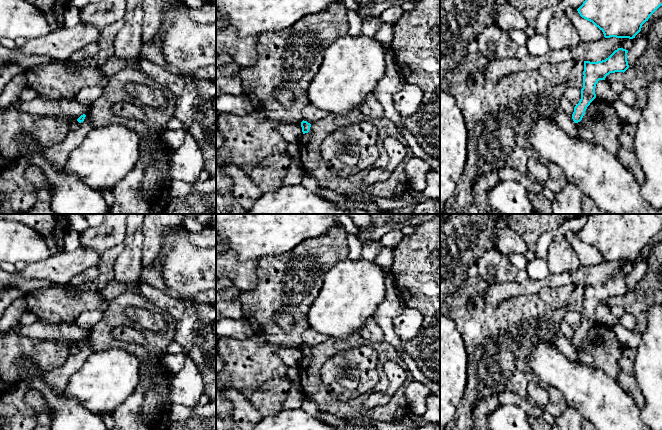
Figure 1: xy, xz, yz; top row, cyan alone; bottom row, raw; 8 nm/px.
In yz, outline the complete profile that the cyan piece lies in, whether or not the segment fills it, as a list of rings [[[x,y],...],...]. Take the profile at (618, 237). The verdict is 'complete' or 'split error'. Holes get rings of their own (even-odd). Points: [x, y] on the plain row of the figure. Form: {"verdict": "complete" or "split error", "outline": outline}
{"verdict": "complete", "outline": [[[588,214],[585,225],[577,235],[582,242],[598,251],[605,262],[633,263],[660,230],[662,214]]]}

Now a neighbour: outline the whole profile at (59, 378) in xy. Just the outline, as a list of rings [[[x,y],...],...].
[[[86,339],[79,352],[67,356],[63,366],[44,375],[44,380],[58,392],[65,391],[71,376],[83,365],[84,361],[93,353],[90,342]]]

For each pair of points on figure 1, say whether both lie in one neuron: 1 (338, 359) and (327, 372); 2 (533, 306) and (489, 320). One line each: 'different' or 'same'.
1: same
2: same

